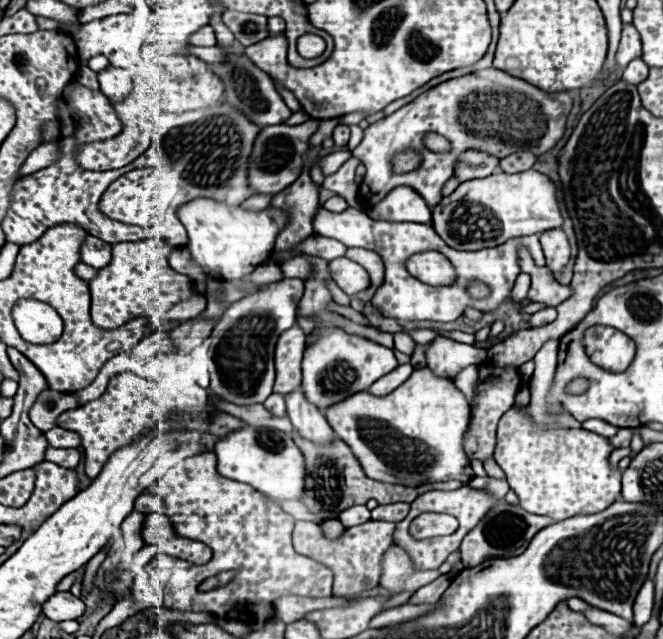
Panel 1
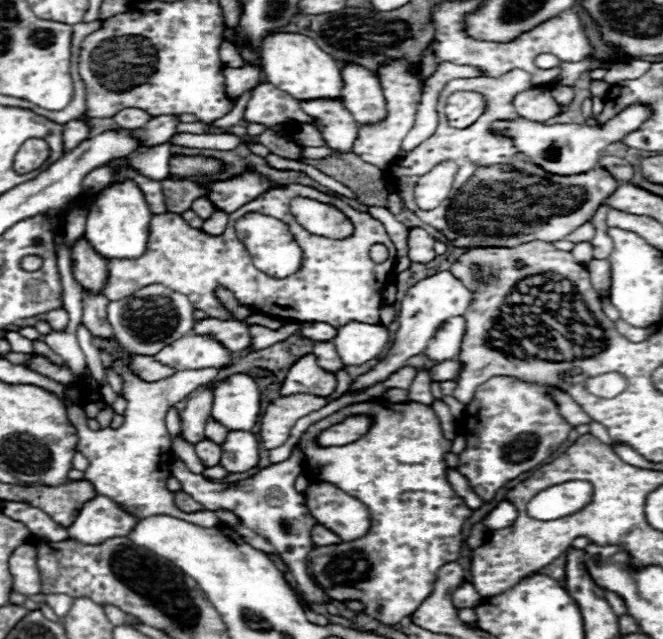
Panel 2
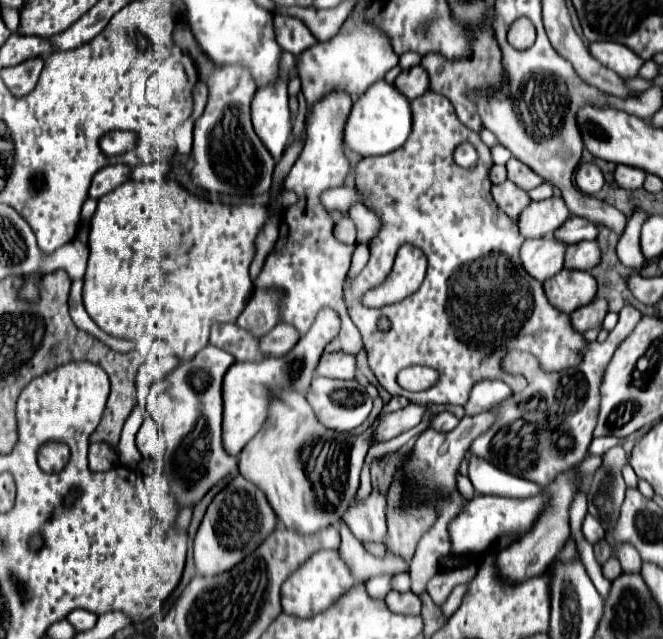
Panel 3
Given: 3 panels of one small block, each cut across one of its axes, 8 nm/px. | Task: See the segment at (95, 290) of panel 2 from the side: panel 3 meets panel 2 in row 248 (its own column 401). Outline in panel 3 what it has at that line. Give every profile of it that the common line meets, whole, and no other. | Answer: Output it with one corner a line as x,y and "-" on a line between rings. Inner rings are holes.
414,66
410,70
402,70
400,76
394,80
394,86
404,94
408,100
422,96
428,90
428,74
422,66

